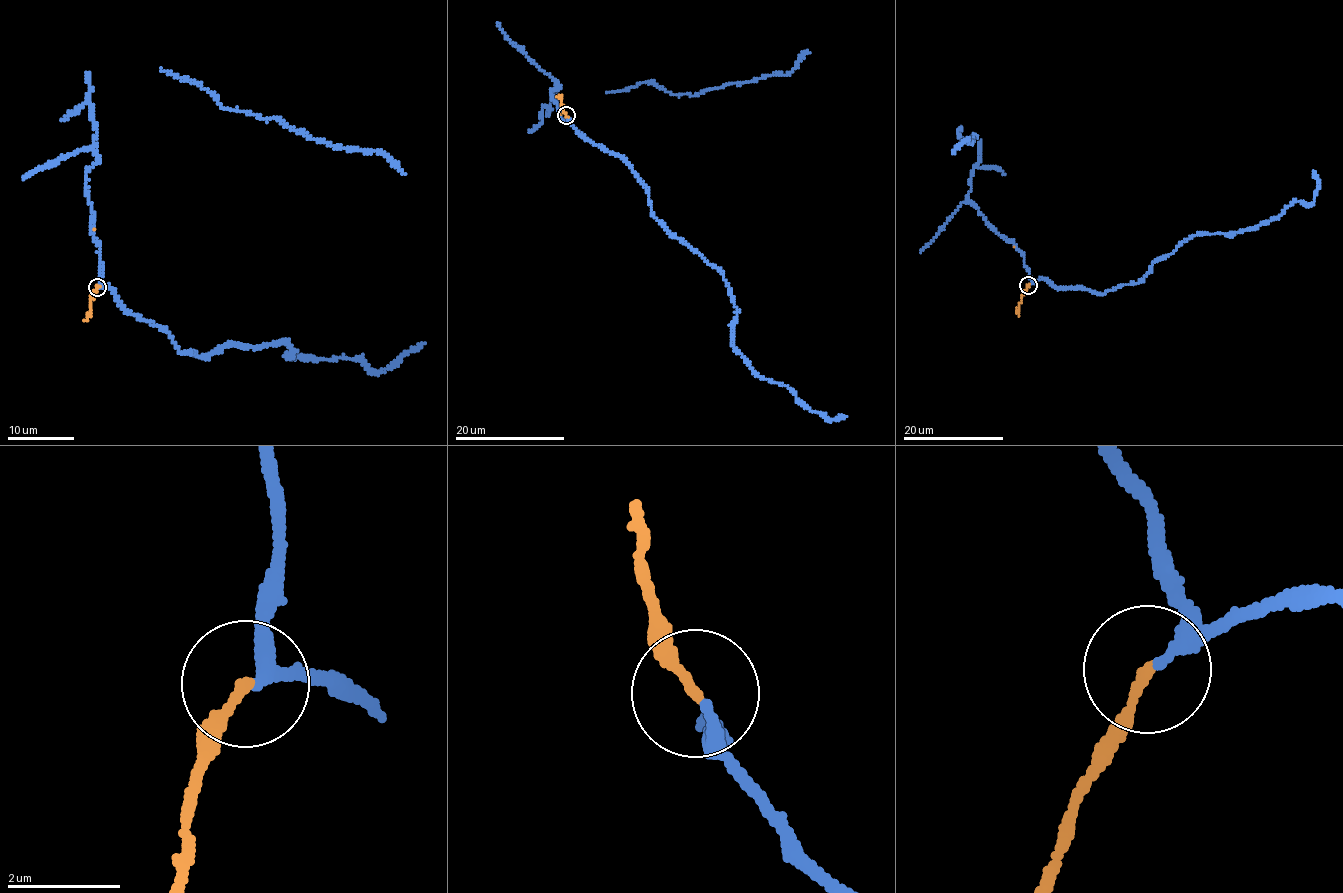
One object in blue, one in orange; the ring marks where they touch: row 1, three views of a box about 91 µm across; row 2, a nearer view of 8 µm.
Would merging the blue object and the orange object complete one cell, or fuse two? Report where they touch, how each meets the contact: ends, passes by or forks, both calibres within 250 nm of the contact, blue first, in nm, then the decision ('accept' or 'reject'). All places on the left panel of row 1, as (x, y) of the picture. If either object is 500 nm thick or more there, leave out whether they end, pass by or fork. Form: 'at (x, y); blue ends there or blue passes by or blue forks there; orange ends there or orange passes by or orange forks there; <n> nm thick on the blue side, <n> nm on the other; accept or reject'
at (97, 287); blue passes by; orange ends there; 180 nm thick on the blue side, 170 nm on the other; accept

